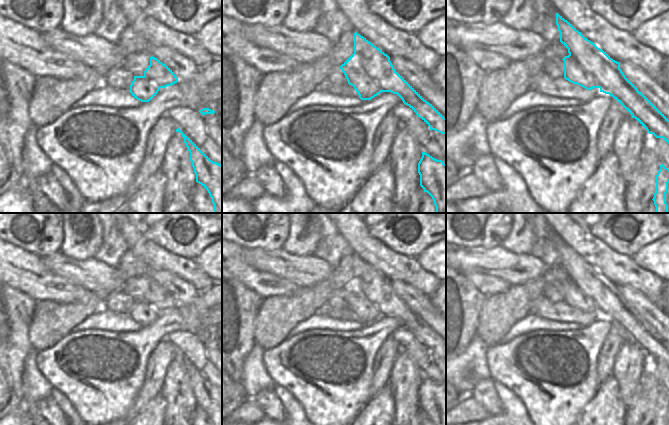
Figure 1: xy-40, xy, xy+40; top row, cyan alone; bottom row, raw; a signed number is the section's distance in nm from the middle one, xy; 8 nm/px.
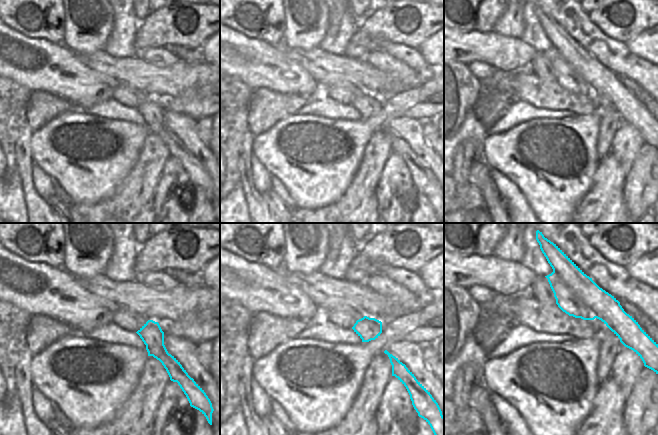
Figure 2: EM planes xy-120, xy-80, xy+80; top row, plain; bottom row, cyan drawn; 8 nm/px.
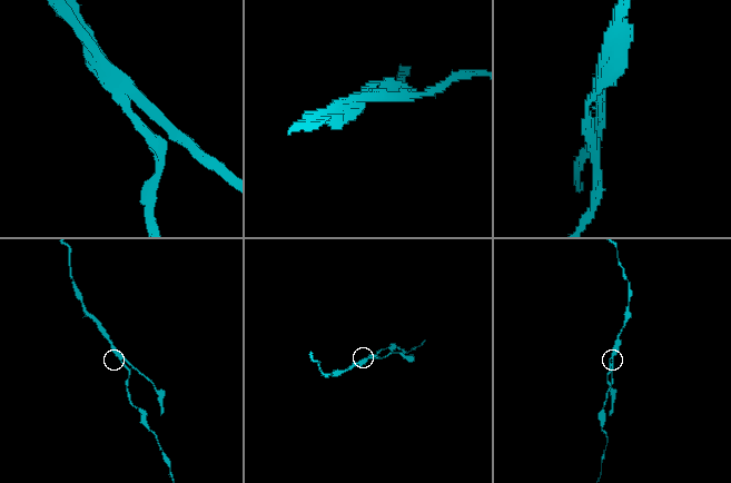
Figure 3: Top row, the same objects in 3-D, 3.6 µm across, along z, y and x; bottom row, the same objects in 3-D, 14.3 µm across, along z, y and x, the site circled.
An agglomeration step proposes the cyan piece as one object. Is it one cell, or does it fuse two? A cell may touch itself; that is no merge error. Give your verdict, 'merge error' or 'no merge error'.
merge error

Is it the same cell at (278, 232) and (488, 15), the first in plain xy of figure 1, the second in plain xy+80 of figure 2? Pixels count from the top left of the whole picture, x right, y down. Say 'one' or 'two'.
one

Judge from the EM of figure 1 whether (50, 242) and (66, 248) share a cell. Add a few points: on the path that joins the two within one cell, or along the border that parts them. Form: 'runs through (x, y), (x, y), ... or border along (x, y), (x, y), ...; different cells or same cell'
border along (64, 223), (64, 238), (59, 249); different cells

